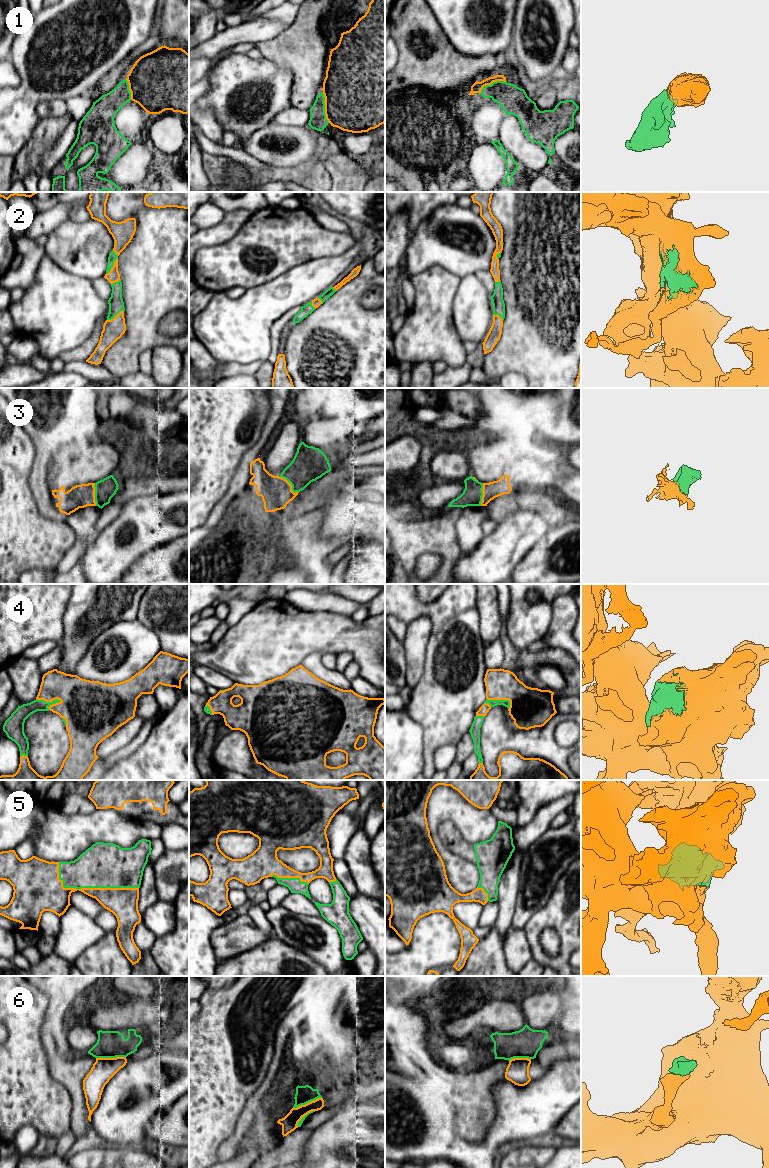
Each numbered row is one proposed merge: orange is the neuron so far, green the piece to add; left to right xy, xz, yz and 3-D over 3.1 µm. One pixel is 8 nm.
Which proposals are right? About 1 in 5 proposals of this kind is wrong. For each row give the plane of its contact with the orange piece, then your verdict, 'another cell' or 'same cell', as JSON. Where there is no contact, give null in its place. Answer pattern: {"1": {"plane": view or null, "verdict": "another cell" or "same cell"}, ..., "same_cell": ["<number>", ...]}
{"1": {"plane": "xz", "verdict": "same cell"}, "2": {"plane": "xy", "verdict": "same cell"}, "3": {"plane": "xz", "verdict": "same cell"}, "4": {"plane": "xy", "verdict": "same cell"}, "5": {"plane": "xy", "verdict": "same cell"}, "6": {"plane": "xy", "verdict": "another cell"}, "same_cell": ["1", "2", "3", "4", "5"]}

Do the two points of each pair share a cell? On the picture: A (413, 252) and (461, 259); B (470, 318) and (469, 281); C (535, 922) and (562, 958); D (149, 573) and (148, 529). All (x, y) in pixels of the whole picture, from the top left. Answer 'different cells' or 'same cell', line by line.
A: same cell
B: same cell
C: same cell
D: different cells

